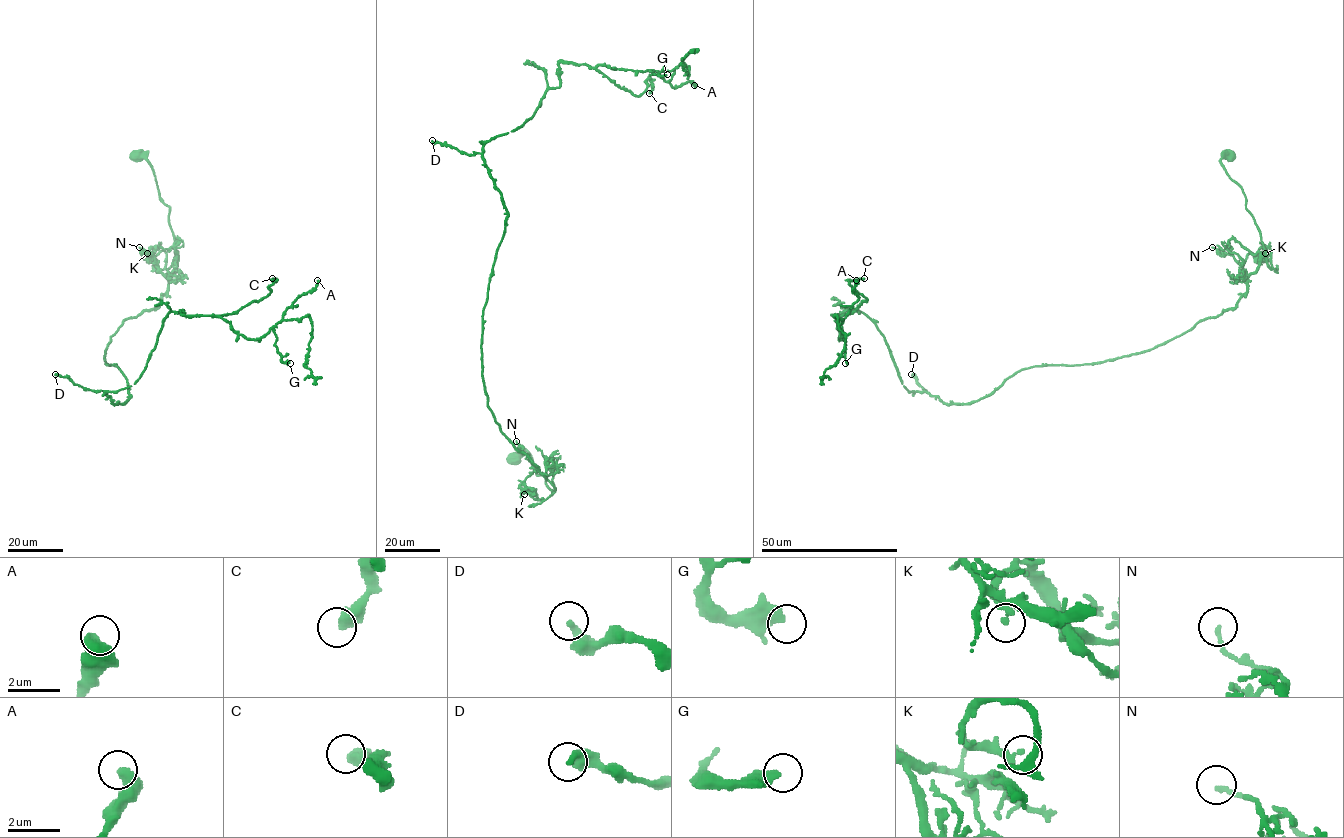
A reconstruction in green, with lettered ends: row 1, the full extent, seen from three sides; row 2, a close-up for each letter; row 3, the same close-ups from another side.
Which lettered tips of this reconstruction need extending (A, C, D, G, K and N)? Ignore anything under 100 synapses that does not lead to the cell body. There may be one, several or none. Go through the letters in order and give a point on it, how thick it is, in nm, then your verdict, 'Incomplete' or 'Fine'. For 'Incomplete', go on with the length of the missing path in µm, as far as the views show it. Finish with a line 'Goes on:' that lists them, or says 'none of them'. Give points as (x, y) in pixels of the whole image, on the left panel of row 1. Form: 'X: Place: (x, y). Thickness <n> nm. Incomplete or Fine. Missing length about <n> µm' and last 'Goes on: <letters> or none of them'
A: Place: (317, 280). Thickness 600 nm. Fine
C: Place: (272, 278). Thickness 480 nm. Fine
D: Place: (55, 374). Thickness 340 nm. Fine
G: Place: (290, 363). Thickness 400 nm. Fine
K: Place: (147, 253). Thickness 170 nm. Fine
N: Place: (139, 247). Thickness 160 nm. Fine
Goes on: none of them

